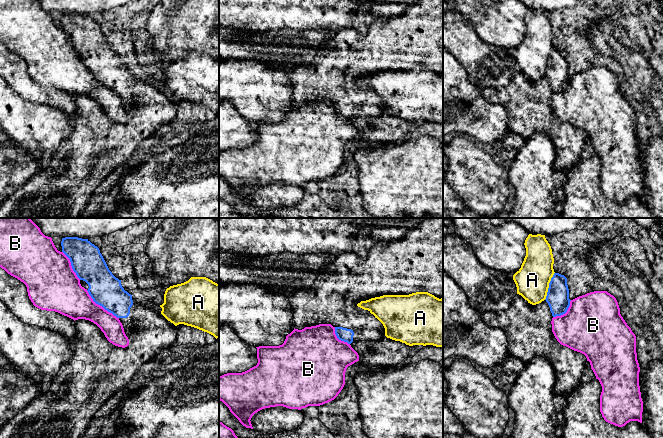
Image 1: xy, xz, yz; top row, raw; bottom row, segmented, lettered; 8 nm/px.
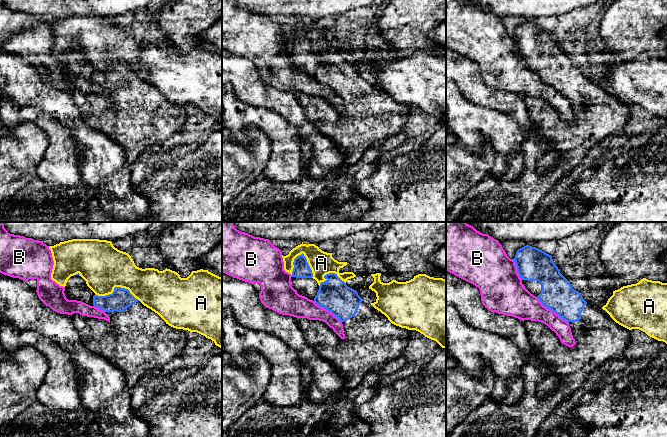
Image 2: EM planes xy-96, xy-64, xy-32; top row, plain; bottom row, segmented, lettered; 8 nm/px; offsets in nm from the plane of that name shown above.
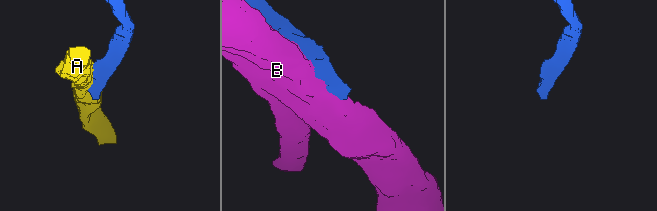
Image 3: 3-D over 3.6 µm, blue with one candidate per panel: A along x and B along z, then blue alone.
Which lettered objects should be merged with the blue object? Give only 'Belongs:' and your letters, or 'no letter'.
Belongs: no letter

